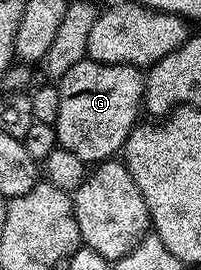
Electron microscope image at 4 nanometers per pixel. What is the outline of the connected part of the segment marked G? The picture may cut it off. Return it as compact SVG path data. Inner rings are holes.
M81 59L57 84L60 93L60 113L56 117L54 131L58 135L58 146L76 153L87 165L97 165L123 150L126 138L130 136L139 122L138 111L143 110L146 94L146 80L139 68L130 63L93 63L90 59Z

